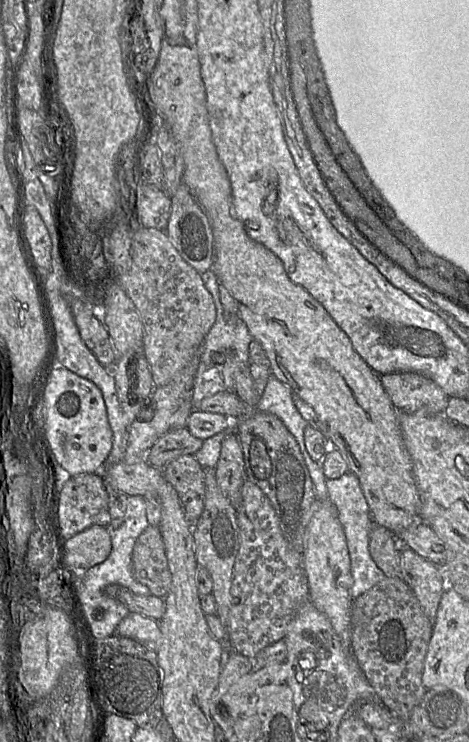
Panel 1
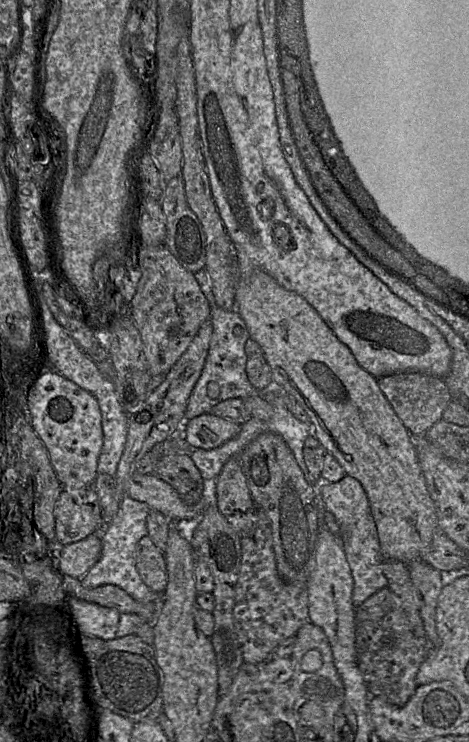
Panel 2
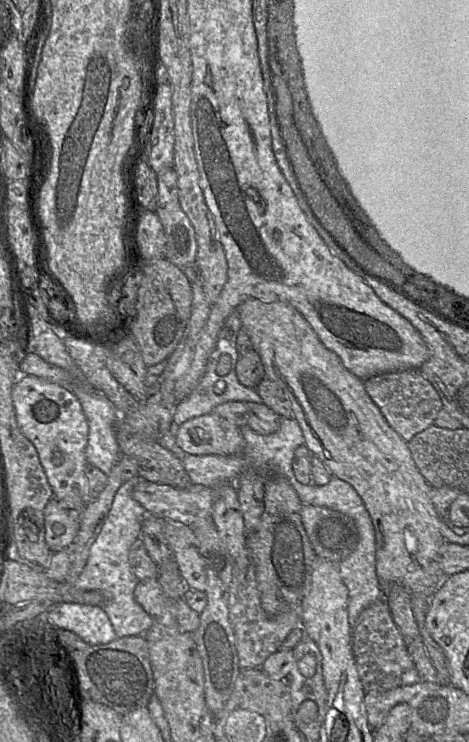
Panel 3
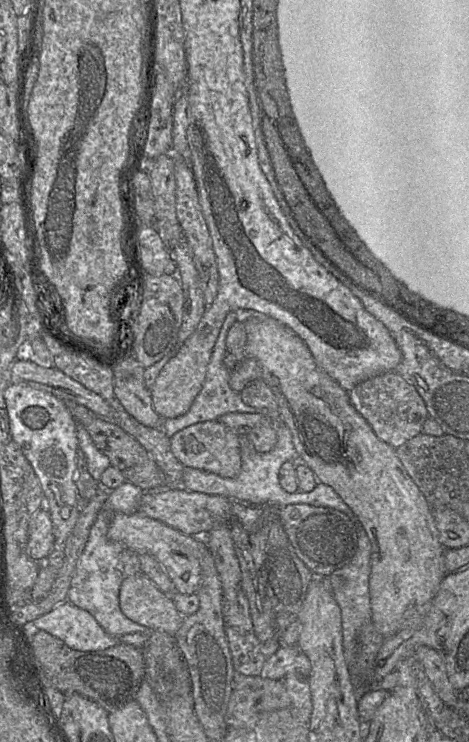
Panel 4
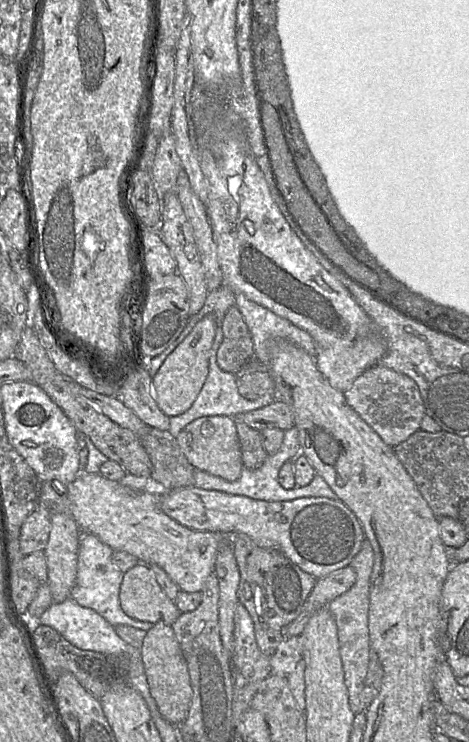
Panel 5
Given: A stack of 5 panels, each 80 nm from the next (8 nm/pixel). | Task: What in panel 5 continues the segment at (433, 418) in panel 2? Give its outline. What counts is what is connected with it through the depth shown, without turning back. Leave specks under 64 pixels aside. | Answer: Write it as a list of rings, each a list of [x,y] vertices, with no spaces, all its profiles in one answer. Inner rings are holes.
[[[373,366],[357,377],[344,396],[348,405],[391,447],[420,430],[425,415],[423,400],[415,382],[405,374]]]

